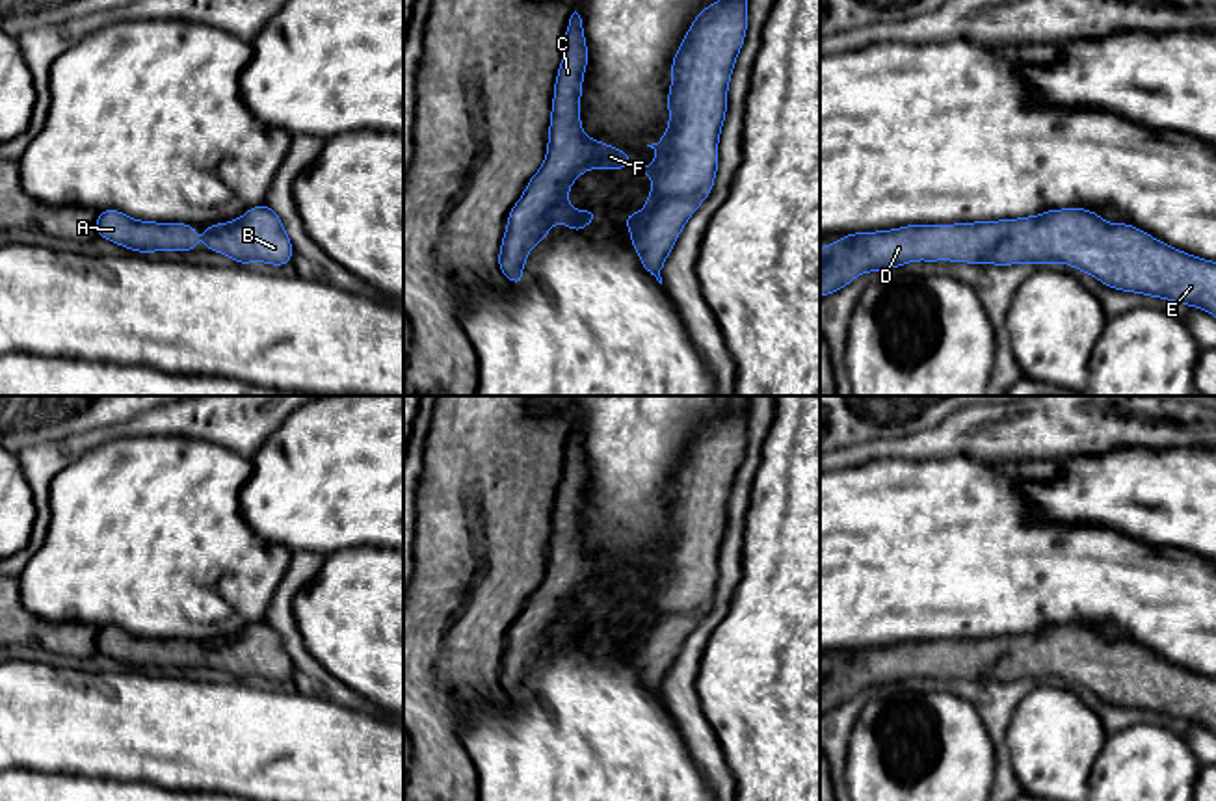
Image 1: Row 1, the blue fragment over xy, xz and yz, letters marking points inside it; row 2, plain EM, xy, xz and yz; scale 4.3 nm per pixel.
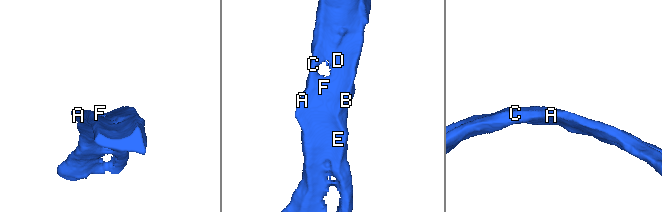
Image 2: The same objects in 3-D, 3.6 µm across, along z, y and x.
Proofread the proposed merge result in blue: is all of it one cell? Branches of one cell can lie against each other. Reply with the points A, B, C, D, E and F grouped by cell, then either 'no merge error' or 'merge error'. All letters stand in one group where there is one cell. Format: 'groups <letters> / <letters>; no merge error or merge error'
groups A B C D E F; no merge error

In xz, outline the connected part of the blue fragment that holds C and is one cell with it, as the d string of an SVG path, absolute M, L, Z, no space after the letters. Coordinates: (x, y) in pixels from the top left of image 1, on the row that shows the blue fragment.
M575 11L565 30L565 50L554 84L554 102L549 128L547 158L530 178L522 197L508 216L508 227L498 253L498 268L509 282L524 284L521 277L530 249L543 240L558 221L578 232L599 219L599 210L571 210L567 193L576 177L591 167L623 171L634 156L612 145L589 139L580 125L580 95L588 48L582 19Z

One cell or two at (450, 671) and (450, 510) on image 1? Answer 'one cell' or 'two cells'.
one cell

